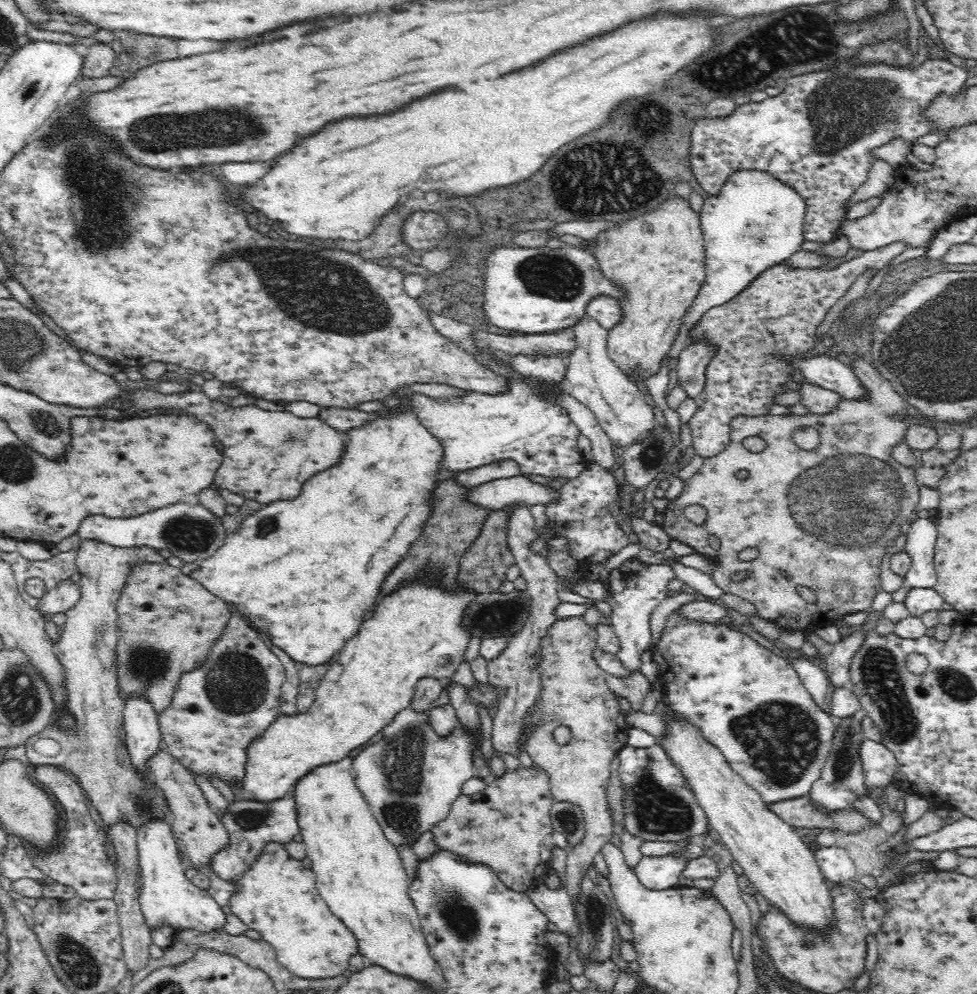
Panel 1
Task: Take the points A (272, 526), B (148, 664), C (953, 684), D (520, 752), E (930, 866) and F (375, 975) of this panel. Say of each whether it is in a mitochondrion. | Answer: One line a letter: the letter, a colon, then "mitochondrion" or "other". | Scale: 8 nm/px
A: mitochondrion
B: mitochondrion
C: mitochondrion
D: other
E: other
F: other

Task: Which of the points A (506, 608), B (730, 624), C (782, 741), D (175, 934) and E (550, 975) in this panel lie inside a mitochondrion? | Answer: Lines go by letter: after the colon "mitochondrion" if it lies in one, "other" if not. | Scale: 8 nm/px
A: mitochondrion
B: other
C: mitochondrion
D: other
E: other

